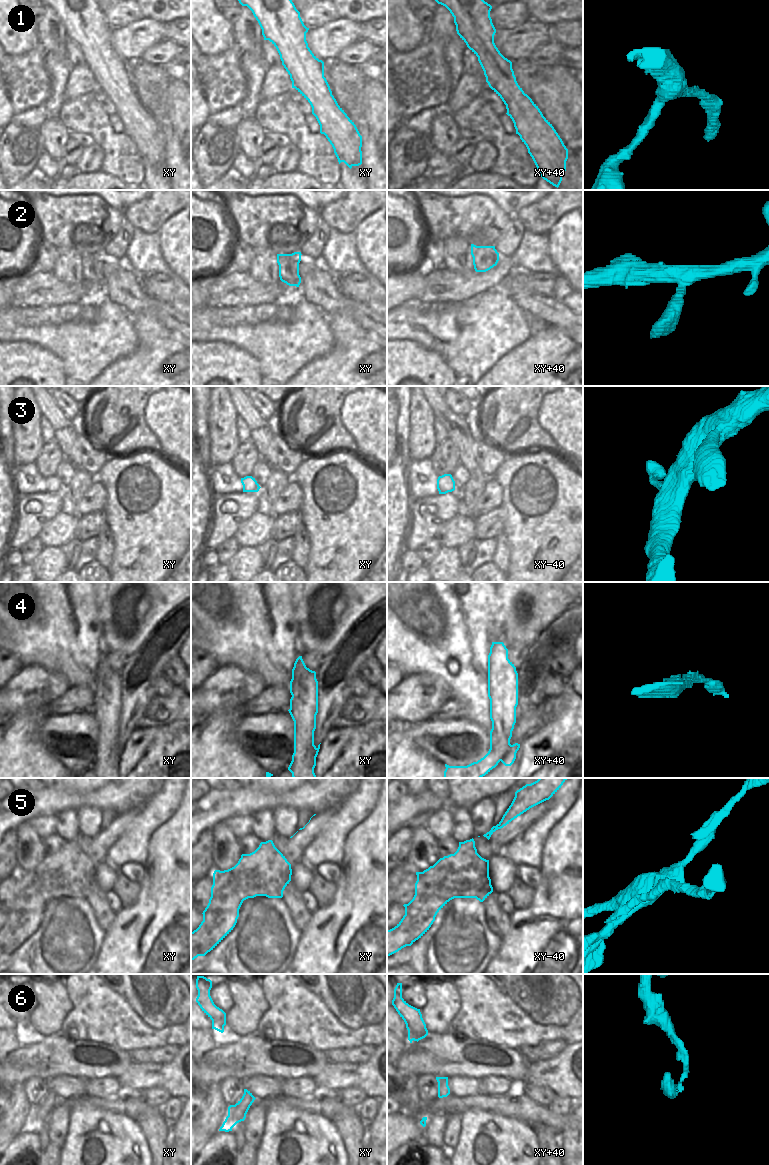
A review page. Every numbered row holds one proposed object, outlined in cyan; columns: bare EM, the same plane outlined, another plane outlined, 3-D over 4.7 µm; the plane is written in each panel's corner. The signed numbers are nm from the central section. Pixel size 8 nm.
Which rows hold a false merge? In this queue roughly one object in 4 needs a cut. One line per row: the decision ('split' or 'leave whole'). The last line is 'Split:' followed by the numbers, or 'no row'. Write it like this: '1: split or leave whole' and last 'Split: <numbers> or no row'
1: leave whole
2: leave whole
3: leave whole
4: leave whole
5: split
6: leave whole
Split: 5

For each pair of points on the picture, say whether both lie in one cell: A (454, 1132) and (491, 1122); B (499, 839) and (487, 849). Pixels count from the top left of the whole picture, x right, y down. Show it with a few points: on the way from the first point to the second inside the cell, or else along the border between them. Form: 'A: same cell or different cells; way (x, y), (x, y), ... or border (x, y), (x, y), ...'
A: different cells; border (460, 1115), (460, 1135), (458, 1143), (453, 1149)
B: different cells; border (488, 840), (492, 845), (499, 845), (502, 848)

